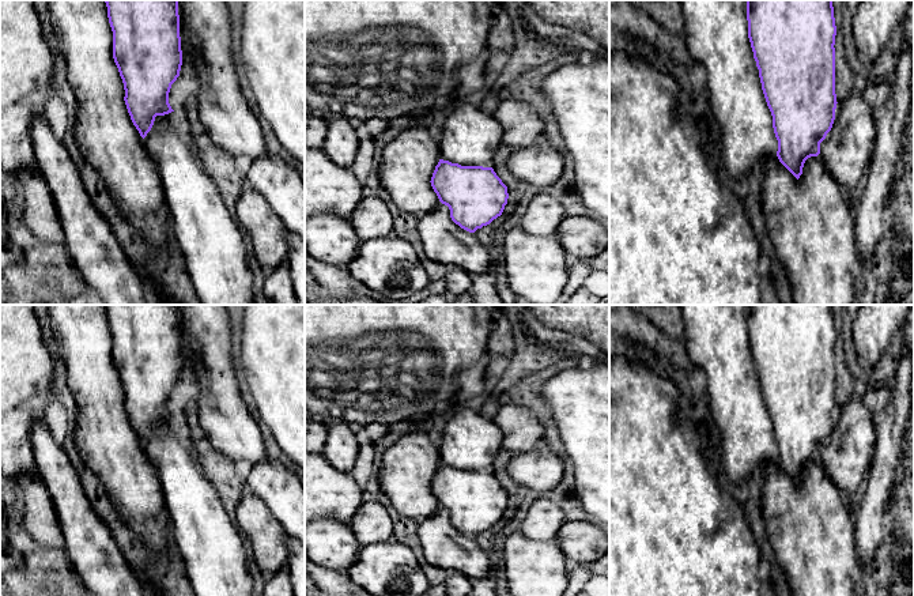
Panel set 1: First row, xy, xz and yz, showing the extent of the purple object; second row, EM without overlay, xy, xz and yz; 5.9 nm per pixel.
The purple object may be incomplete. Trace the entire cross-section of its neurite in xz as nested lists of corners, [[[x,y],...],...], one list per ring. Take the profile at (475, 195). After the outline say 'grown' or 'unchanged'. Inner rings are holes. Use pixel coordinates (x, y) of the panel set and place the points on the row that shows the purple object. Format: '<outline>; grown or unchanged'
[[[458,102],[442,125],[441,159],[430,182],[439,201],[449,207],[452,220],[469,233],[490,225],[502,215],[507,204],[507,186],[492,167],[483,166],[492,162],[501,146],[502,127],[499,122],[492,114],[471,103]]]; grown

